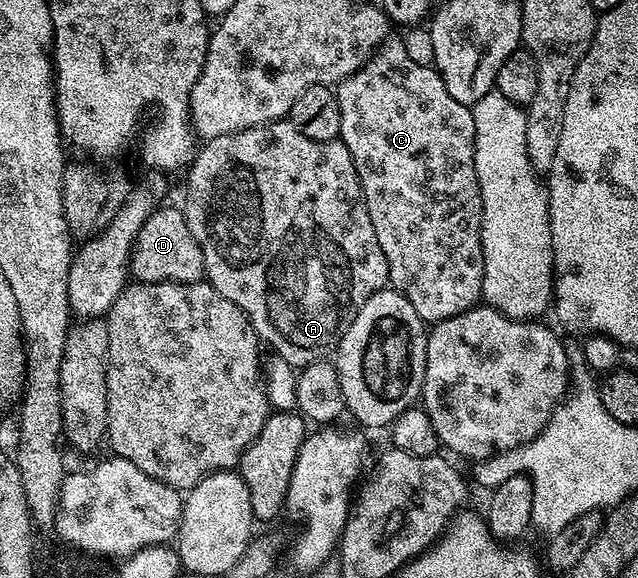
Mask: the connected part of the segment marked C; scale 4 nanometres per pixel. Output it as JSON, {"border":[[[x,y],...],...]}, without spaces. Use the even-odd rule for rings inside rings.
{"border":[[[383,39],[378,49],[374,51],[374,55],[366,61],[366,65],[356,70],[351,76],[344,77],[337,84],[336,95],[340,106],[340,138],[344,146],[348,146],[348,154],[352,154],[356,174],[360,178],[362,196],[366,199],[368,218],[372,218],[372,226],[376,229],[376,242],[380,242],[380,250],[384,250],[384,258],[388,262],[389,287],[404,298],[408,298],[408,302],[412,302],[412,310],[416,310],[416,314],[420,314],[420,318],[427,325],[433,326],[441,320],[447,320],[456,314],[468,311],[482,300],[484,258],[482,257],[482,199],[476,178],[476,158],[474,157],[476,142],[474,113],[471,105],[456,102],[456,98],[448,94],[448,86],[444,86],[438,69],[429,63],[426,64],[417,64],[410,57],[404,41]]]}

